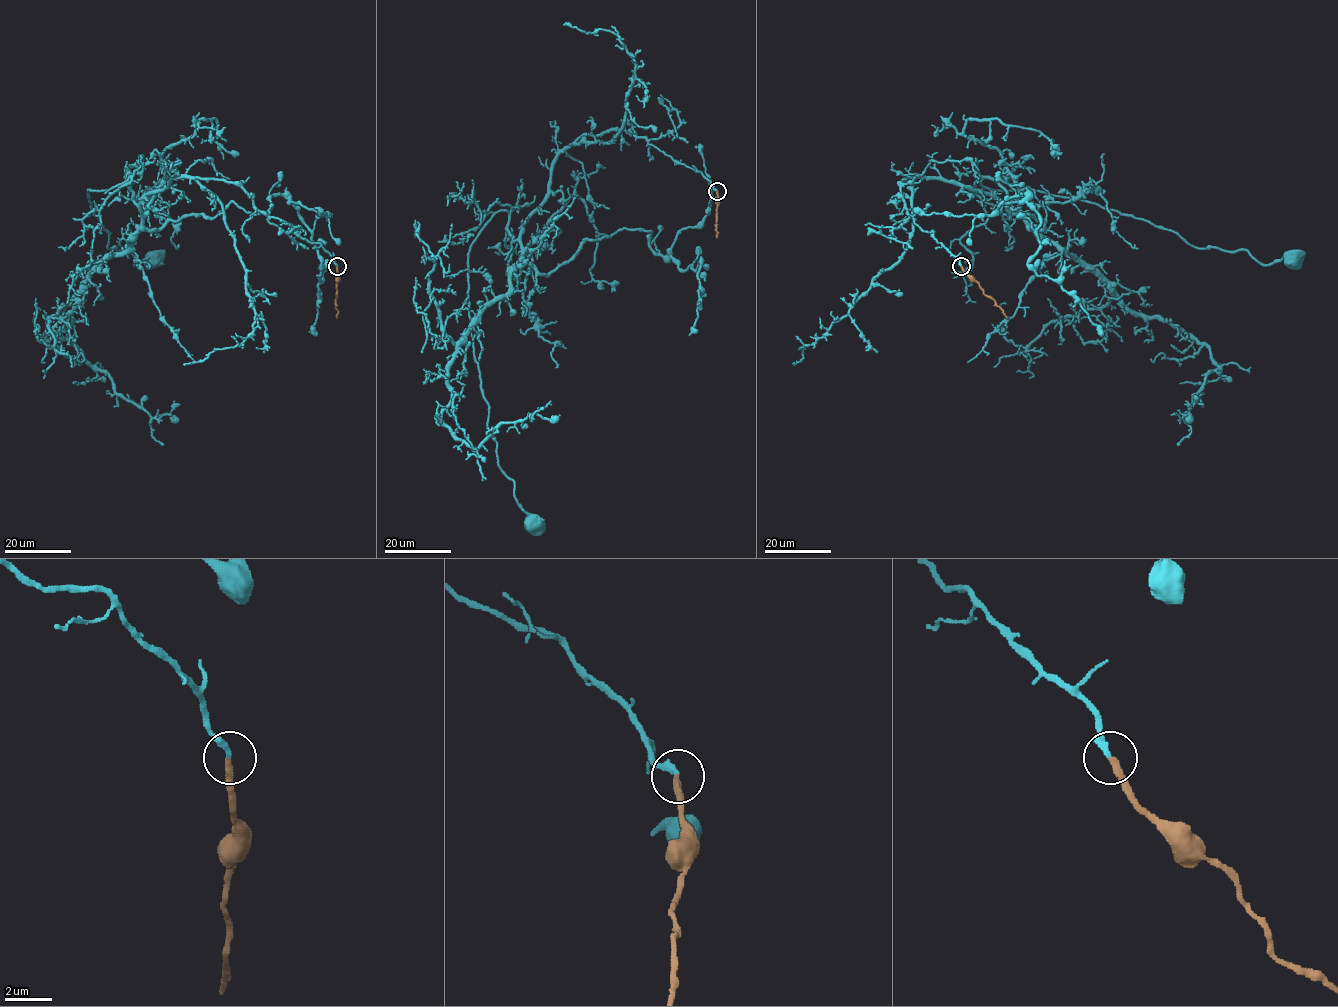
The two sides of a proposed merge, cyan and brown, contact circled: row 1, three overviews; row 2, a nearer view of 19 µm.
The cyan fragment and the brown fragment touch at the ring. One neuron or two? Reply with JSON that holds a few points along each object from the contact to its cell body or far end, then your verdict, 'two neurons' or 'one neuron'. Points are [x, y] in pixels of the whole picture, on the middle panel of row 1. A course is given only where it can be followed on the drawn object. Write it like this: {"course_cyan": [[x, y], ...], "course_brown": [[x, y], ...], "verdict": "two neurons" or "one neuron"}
{"course_cyan": [[717, 191], [645, 138], [581, 135], [518, 238], [499, 210], [471, 246], [487, 428], [536, 521]], "course_brown": [[717, 191], [717, 238]], "verdict": "one neuron"}

